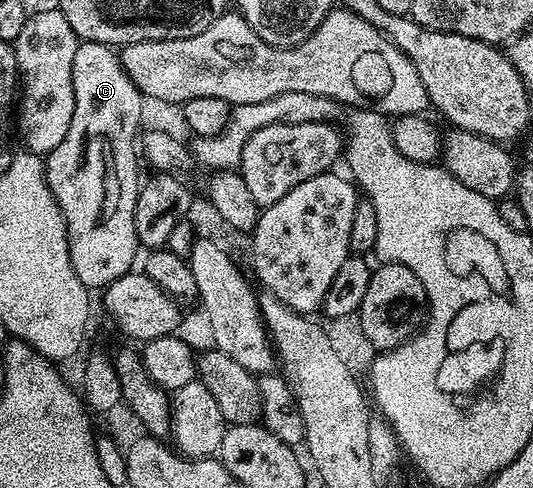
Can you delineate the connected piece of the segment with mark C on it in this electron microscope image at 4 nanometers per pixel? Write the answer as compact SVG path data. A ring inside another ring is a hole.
M89 40L80 42L75 51L73 92L74 114L70 128L62 142L46 156L44 177L67 224L69 256L74 273L89 290L103 290L133 271L136 252L141 251L138 234L134 230L134 206L142 183L142 175L136 169L136 152L138 156L140 115L144 112L146 100L125 74L117 49Z

